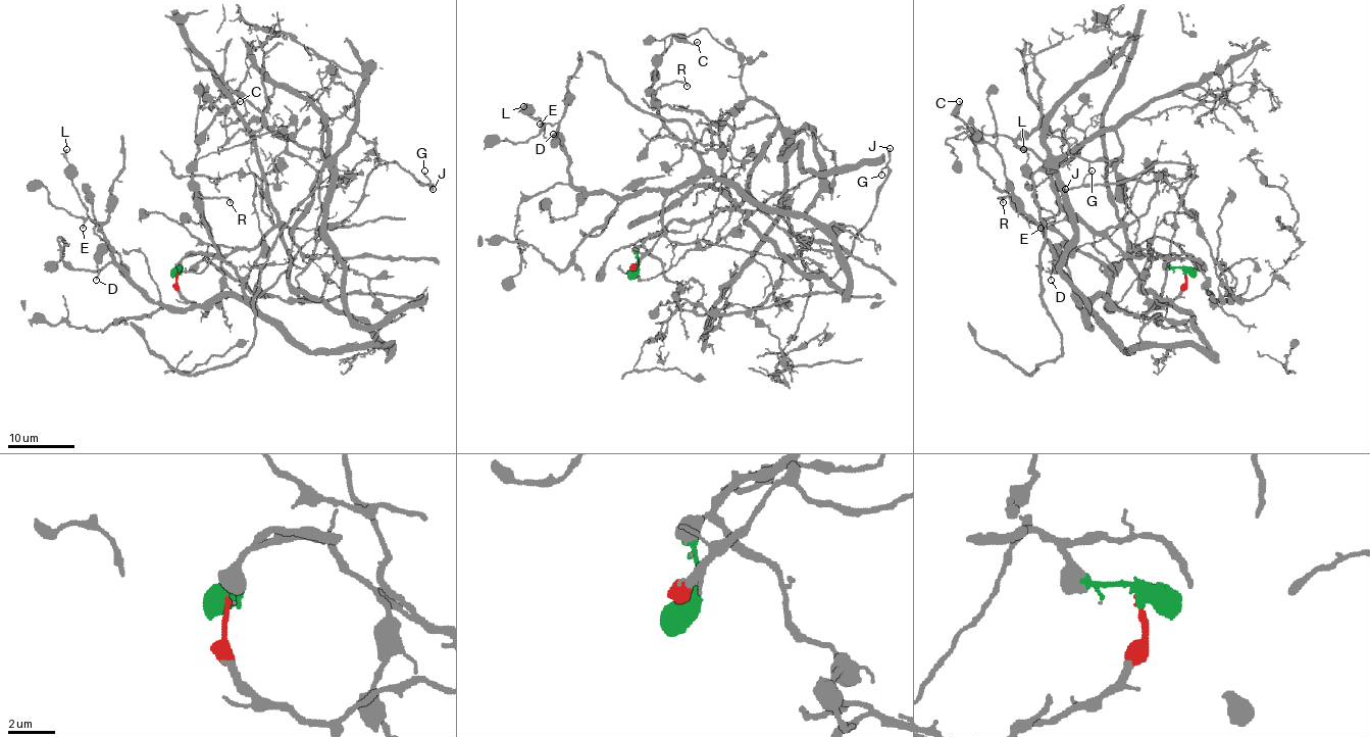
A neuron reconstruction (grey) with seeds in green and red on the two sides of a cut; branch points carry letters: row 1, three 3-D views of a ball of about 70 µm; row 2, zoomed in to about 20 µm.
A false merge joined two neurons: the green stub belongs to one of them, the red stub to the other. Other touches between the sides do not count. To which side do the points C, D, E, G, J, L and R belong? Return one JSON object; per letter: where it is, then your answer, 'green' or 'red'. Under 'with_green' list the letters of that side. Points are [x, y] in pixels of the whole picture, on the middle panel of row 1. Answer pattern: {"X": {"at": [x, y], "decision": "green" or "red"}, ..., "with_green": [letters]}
{"C": {"at": [697, 42], "decision": "red"}, "D": {"at": [553, 134], "decision": "red"}, "E": {"at": [540, 124], "decision": "red"}, "G": {"at": [881, 175], "decision": "red"}, "J": {"at": [890, 148], "decision": "red"}, "L": {"at": [523, 106], "decision": "red"}, "R": {"at": [687, 86], "decision": "red"}, "with_green": []}

